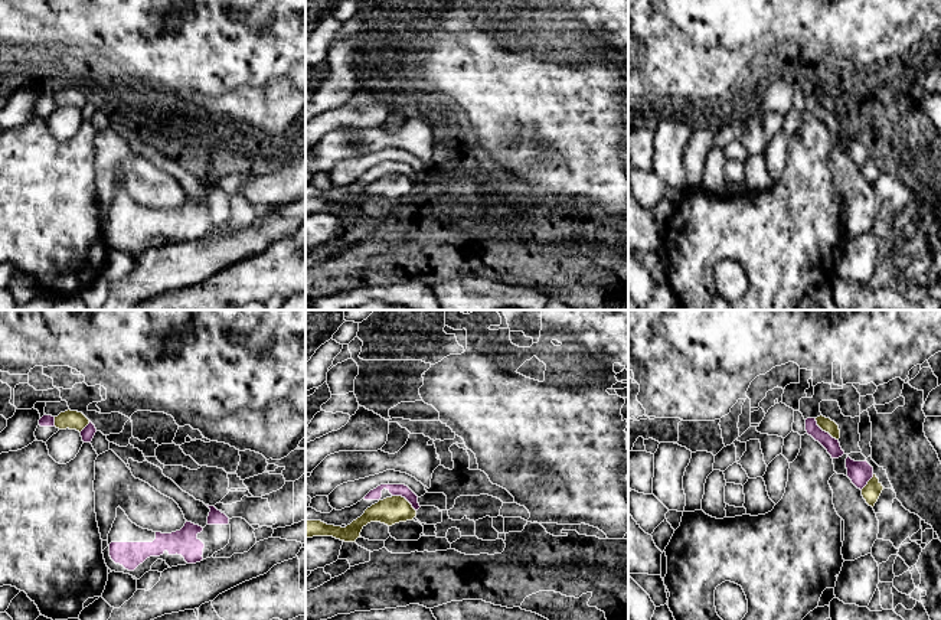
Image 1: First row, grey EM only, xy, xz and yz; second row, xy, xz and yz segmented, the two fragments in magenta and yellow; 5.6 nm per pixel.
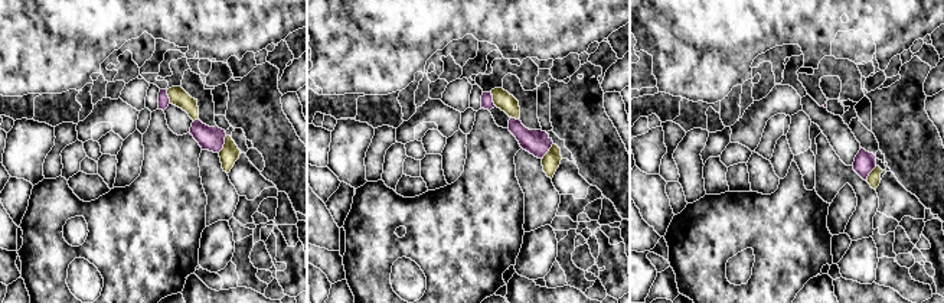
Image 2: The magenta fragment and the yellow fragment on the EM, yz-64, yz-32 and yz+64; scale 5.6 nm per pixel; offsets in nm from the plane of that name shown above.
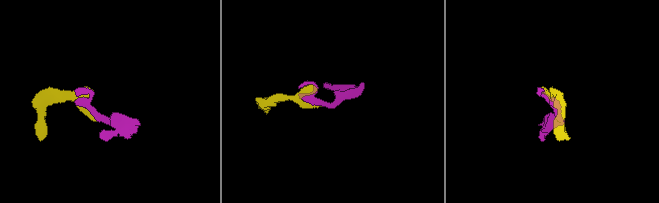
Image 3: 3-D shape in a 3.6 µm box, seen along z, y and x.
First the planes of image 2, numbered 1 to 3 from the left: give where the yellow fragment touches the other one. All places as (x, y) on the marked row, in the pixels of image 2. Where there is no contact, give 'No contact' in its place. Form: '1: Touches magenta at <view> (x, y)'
1: Touches magenta at yz-64 (222, 145)
2: Touches magenta at yz-32 (548, 150)
3: Touches magenta at yz+64 (869, 172)

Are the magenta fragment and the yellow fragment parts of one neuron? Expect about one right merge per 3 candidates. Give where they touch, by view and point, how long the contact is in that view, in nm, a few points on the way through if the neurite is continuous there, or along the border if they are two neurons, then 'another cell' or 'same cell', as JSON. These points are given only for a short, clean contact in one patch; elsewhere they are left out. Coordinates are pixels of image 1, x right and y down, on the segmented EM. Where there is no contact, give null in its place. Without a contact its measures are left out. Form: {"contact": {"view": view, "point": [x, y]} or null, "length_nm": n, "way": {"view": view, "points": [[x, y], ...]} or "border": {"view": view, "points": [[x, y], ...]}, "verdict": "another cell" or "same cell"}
{"contact": {"view": "yz", "point": [824, 431]}, "length_nm": 180, "verdict": "same cell"}

